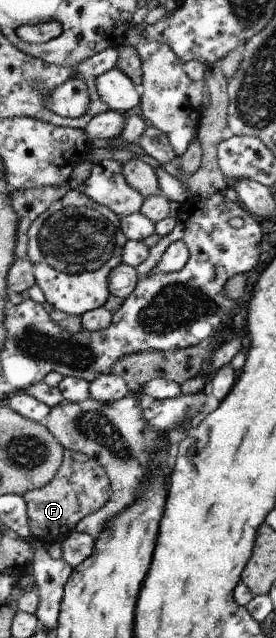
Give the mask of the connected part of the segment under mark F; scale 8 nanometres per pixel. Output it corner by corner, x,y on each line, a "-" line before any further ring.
65,449
64,462
53,482
23,495
28,505
32,538
44,542
46,546
54,541
62,543
86,515
101,510
109,502
111,494
109,475
96,459

